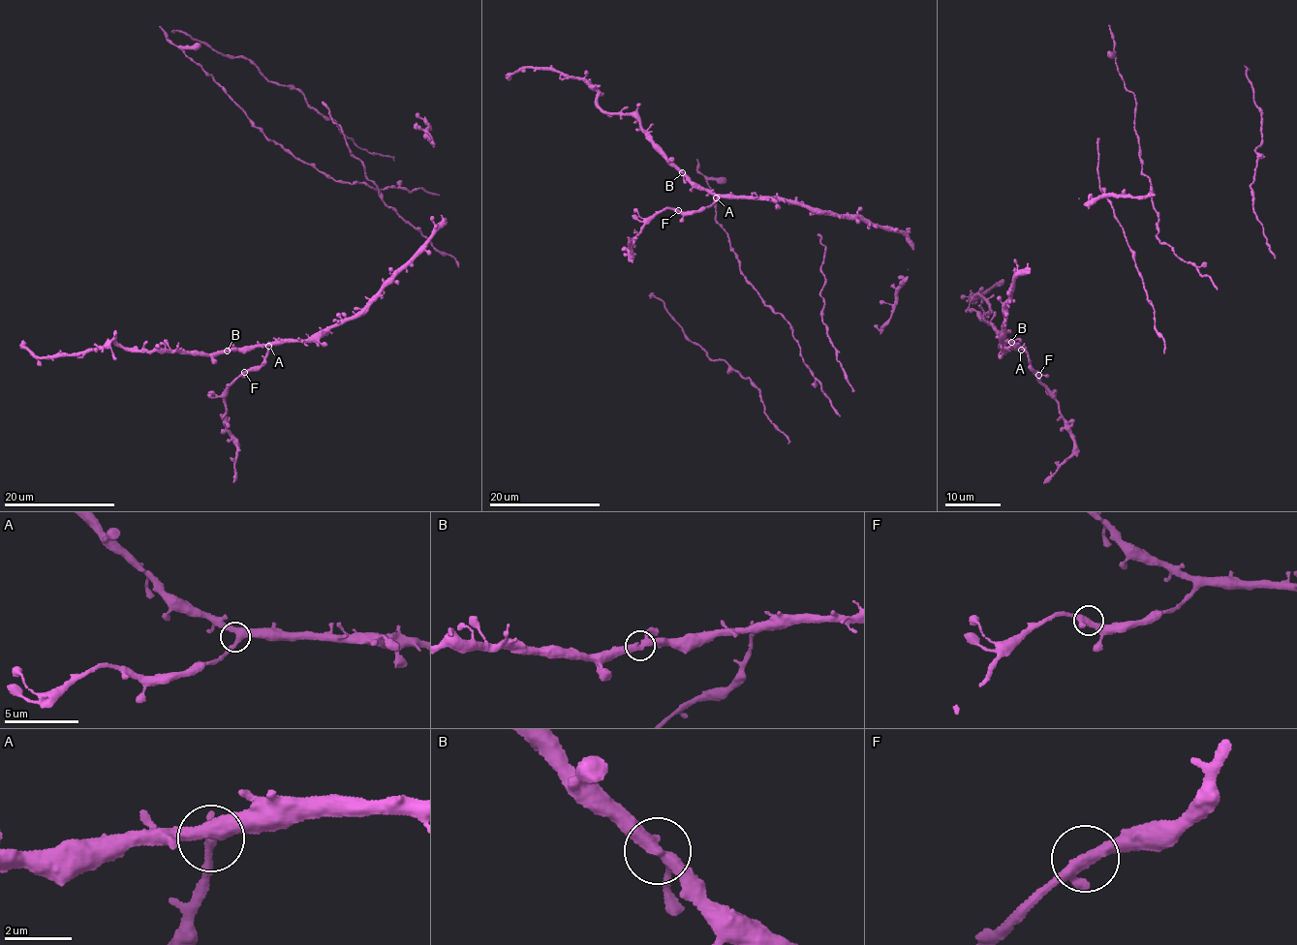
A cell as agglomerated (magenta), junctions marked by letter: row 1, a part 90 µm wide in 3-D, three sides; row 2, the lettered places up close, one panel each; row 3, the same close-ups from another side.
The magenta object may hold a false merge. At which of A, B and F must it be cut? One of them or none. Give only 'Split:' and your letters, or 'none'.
Split: none

